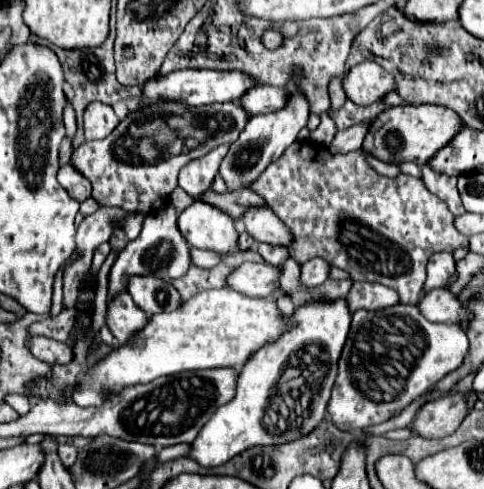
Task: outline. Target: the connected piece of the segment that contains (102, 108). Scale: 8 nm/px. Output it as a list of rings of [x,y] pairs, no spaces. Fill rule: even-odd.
[[[92,103],[84,111],[84,135],[88,141],[108,137],[116,129],[118,123],[120,121],[114,109],[106,107],[104,103]]]

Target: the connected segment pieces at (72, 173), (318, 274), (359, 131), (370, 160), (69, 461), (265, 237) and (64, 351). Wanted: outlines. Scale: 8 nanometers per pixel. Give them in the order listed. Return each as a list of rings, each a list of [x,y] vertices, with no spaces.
[[[70,163],[64,165],[64,167],[60,167],[60,171],[58,171],[58,183],[64,187],[64,191],[66,191],[72,199],[76,199],[76,201],[80,201],[80,203],[82,203],[84,199],[88,199],[90,193],[92,193],[90,181],[88,181],[78,169],[70,167]]]
[[[314,257],[302,265],[302,277],[300,279],[308,287],[318,287],[320,283],[324,283],[330,277],[330,269],[332,269],[332,265],[326,259]]]
[[[358,123],[358,125],[344,129],[344,131],[338,131],[334,141],[330,143],[328,151],[332,155],[338,155],[338,153],[350,153],[350,151],[360,149],[362,141],[366,137],[366,131],[368,131],[368,123]]]
[[[365,153],[366,161],[367,163],[376,170],[377,173],[390,177],[395,178],[397,177],[401,171],[395,163],[384,163],[383,161],[380,161],[379,159],[376,159],[376,157],[372,157],[369,153]]]
[[[60,445],[58,447],[58,455],[60,455],[62,465],[66,469],[70,469],[74,465],[74,461],[76,461],[76,447],[72,447],[72,445]]]
[[[270,207],[248,209],[246,215],[242,217],[242,225],[256,241],[262,243],[288,247],[294,241],[290,229],[274,215],[274,211],[270,211]]]
[[[32,337],[30,339],[30,351],[36,359],[50,363],[50,365],[66,365],[74,359],[74,351],[66,343],[58,343],[48,337]]]

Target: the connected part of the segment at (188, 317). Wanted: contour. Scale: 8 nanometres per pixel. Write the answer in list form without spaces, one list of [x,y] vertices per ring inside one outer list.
[[[232,289],[202,291],[182,303],[178,311],[158,313],[148,325],[124,347],[116,347],[104,361],[94,365],[78,383],[74,401],[80,407],[98,405],[108,393],[118,393],[120,387],[150,383],[162,375],[182,371],[232,367],[240,369],[250,355],[268,343],[274,343],[288,331],[288,317],[284,317],[272,299],[252,299],[238,295]]]

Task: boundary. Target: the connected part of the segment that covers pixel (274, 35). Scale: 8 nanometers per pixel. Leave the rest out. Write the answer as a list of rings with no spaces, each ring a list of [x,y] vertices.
[[[274,29],[264,31],[264,35],[262,35],[262,45],[264,45],[266,49],[278,49],[278,47],[282,47],[282,43],[284,43],[284,37],[282,37],[280,31],[274,31]]]

